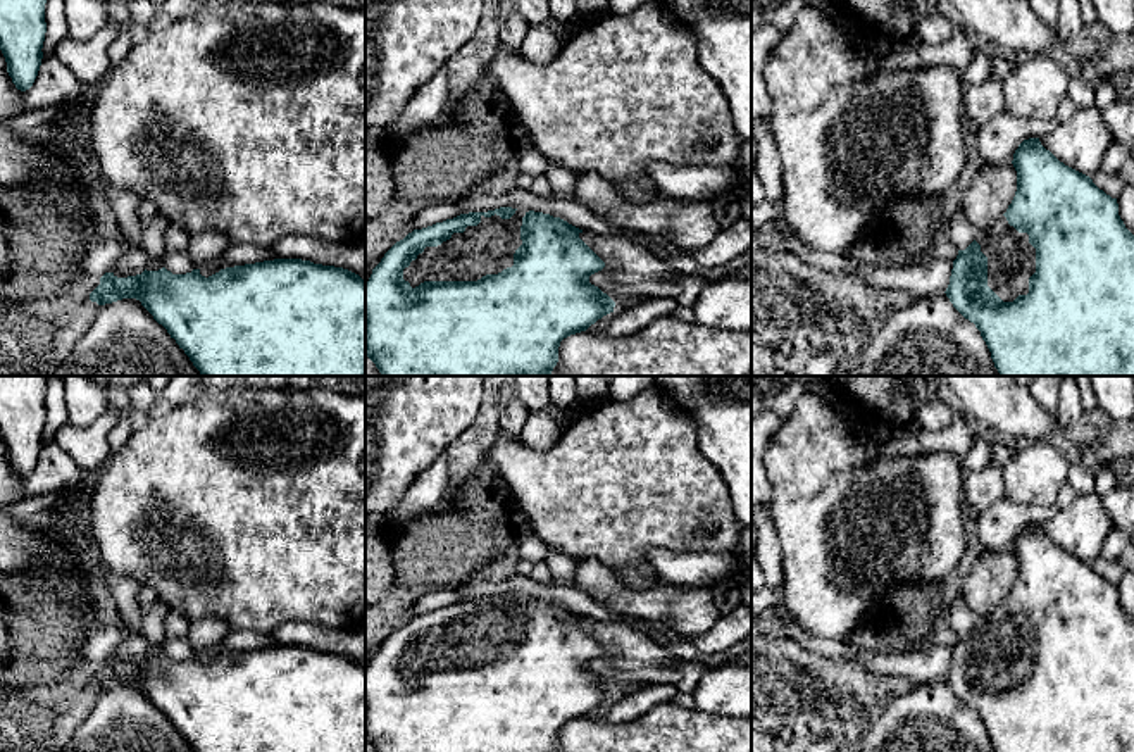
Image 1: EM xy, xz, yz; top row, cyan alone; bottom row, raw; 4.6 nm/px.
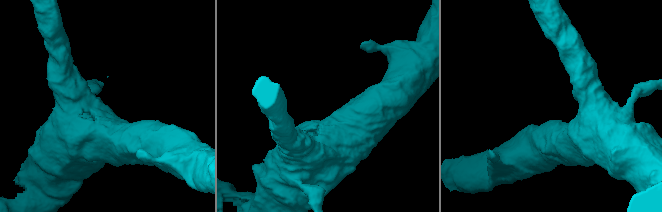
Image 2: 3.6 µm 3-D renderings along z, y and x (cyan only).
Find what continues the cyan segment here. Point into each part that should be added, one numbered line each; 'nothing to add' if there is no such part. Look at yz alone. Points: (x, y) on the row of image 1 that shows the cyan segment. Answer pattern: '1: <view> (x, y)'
1: yz (1010, 257)

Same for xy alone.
nothing to add

